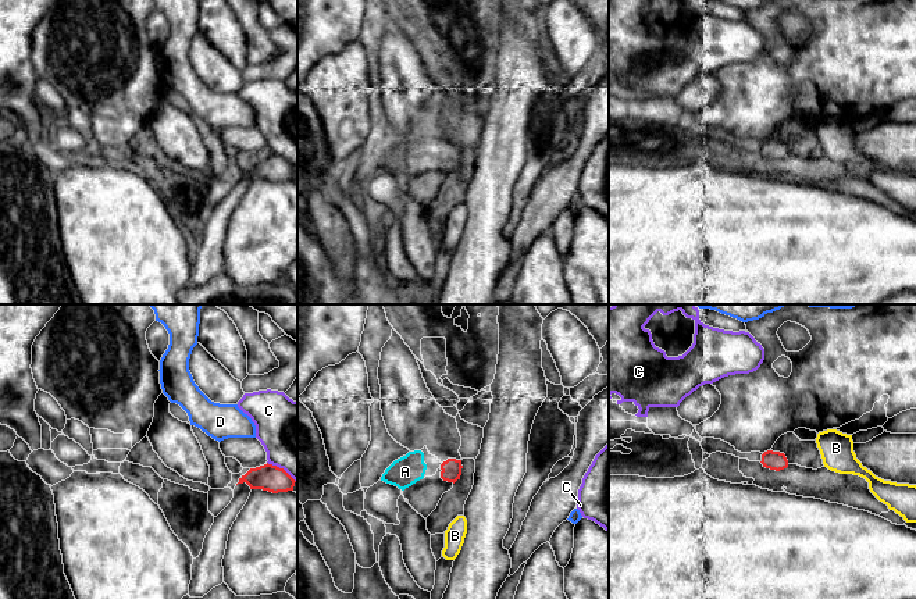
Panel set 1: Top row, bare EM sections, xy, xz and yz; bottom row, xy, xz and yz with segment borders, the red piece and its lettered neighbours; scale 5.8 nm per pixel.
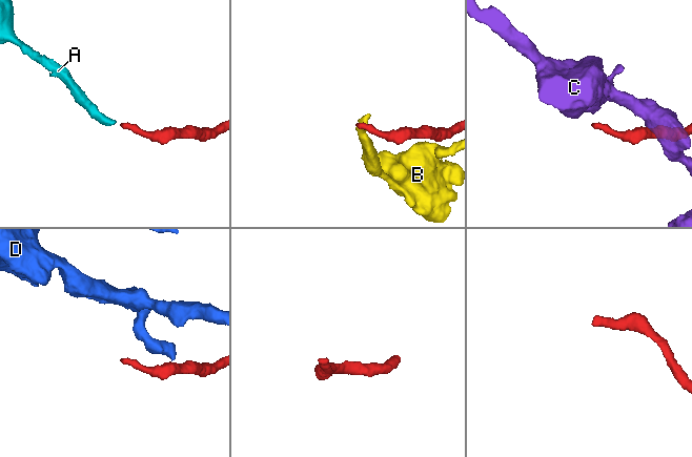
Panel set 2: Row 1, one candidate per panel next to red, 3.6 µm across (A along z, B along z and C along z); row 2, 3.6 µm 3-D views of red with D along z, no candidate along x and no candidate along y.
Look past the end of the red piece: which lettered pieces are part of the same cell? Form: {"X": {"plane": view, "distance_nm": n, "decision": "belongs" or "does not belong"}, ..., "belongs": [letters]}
{"A": {"plane": "xz", "distance_nm": 90, "decision": "belongs"}, "B": {"plane": "yz", "distance_nm": 190, "decision": "does not belong"}, "C": {"plane": "xy", "distance_nm": 0, "decision": "does not belong"}, "D": {"plane": "xy", "distance_nm": 170, "decision": "does not belong"}, "belongs": ["A"]}

